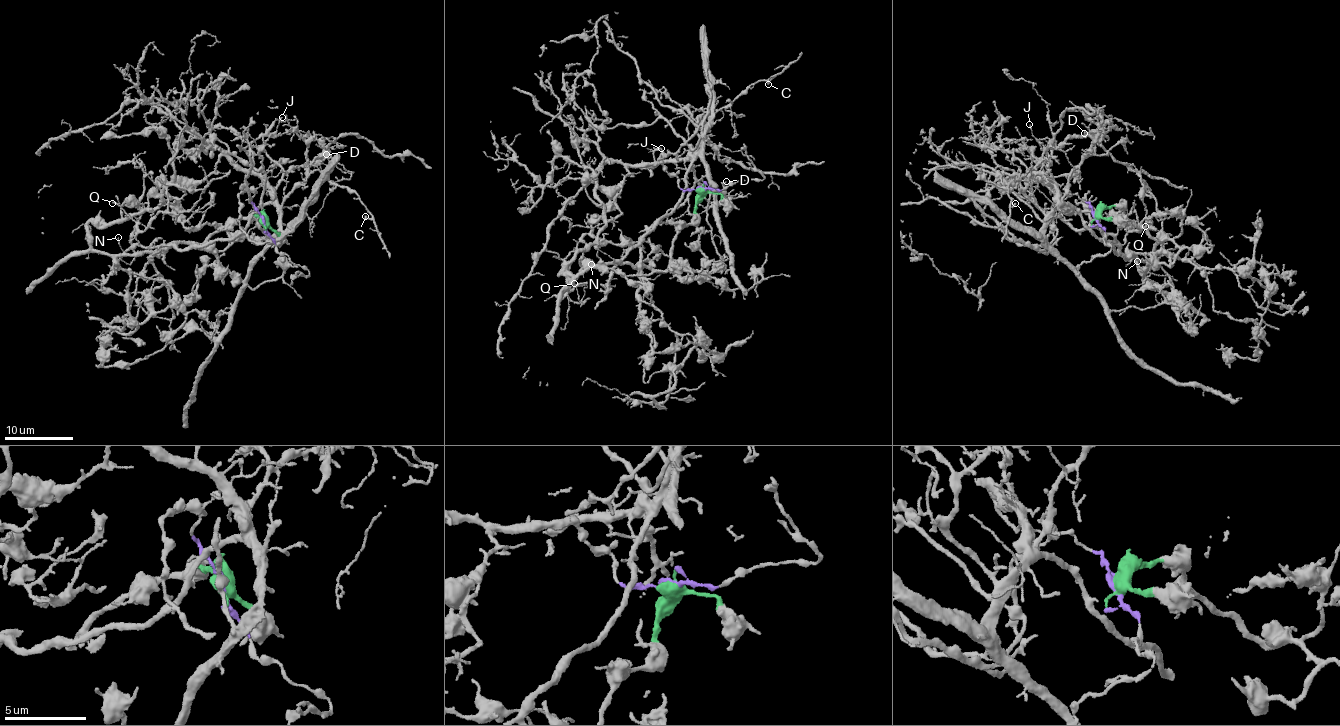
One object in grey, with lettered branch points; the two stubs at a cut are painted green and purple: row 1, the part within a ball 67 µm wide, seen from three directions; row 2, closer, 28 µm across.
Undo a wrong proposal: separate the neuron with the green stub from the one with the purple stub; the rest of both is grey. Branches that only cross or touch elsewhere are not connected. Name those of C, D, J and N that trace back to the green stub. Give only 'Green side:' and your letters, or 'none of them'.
Green side: N

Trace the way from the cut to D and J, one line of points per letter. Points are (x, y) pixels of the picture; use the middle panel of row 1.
D: (700, 189), (685, 190), (678, 186), (676, 173), (690, 168), (703, 186), (721, 191), (726, 181)
J: (700, 189), (685, 190), (678, 186), (676, 165), (656, 163), (660, 147)

